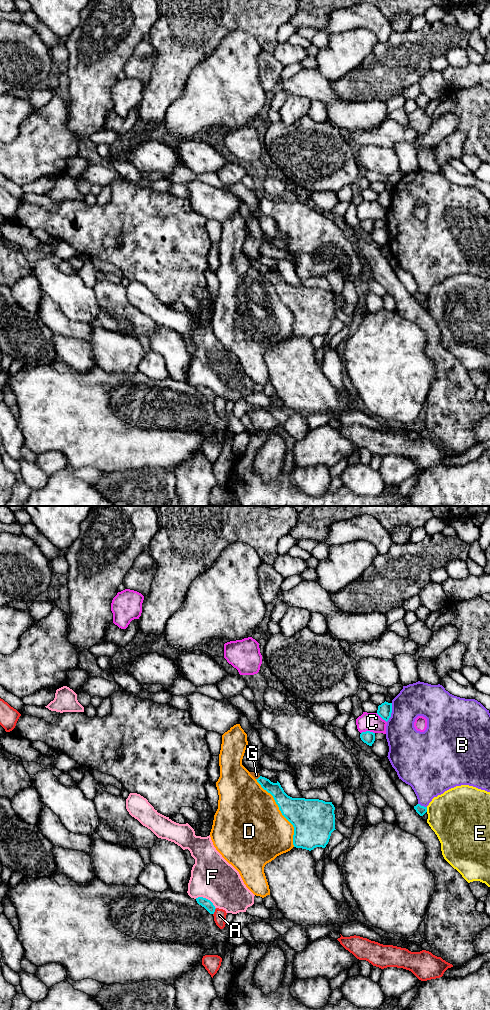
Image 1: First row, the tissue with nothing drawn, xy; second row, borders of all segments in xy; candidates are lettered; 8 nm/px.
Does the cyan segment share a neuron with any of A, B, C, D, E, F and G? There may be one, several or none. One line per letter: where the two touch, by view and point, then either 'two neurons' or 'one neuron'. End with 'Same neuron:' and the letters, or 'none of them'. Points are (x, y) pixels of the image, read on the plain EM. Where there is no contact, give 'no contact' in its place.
A: meets cyan in xy at (214, 399); two neurons
B: meets cyan in xy at (391, 200); two neurons
C: meets cyan in xy at (367, 219); two neurons
D: meets cyan in xy at (281, 300); two neurons
E: meets cyan in xy at (426, 297); two neurons
F: meets cyan in xy at (205, 386); two neurons
G: meets cyan in xy at (259, 265); one neuron
Same neuron: G

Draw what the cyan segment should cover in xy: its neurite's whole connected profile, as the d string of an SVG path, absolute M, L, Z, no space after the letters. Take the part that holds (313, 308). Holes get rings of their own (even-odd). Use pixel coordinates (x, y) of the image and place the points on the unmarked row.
M250 260L250 262L257 268L264 278L273 284L282 303L293 313L294 335L309 339L316 335L326 335L331 321L336 318L334 302L335 295L332 290L325 290L319 287L292 286L284 280L278 269L273 271L269 267L260 264L259 261L256 260Z

